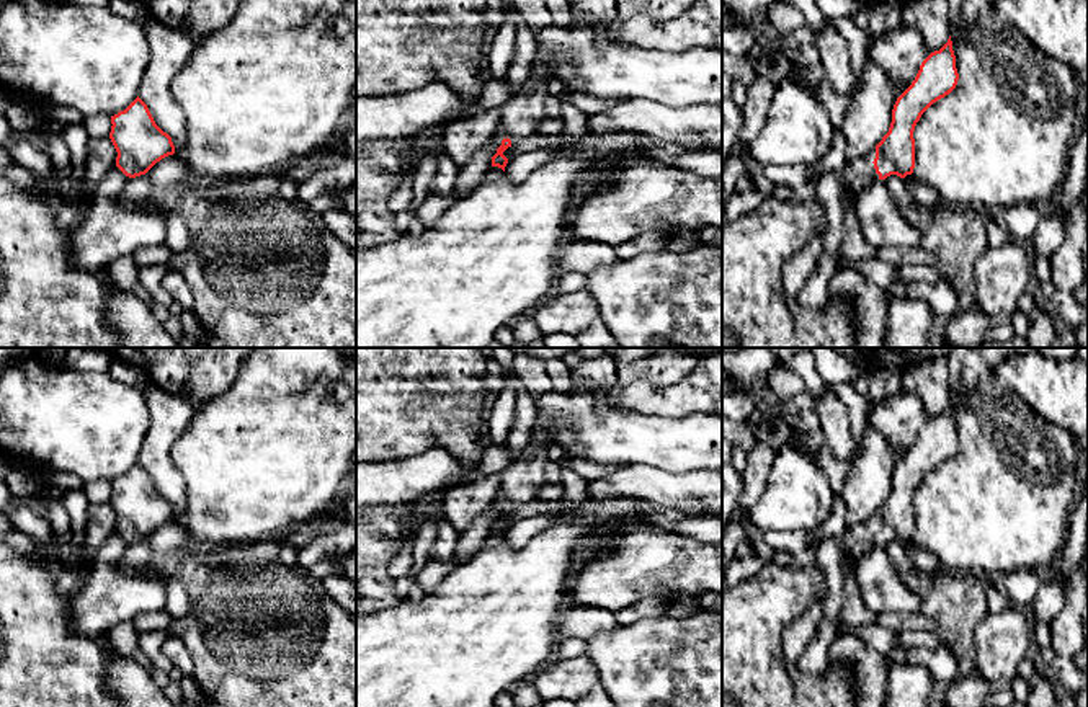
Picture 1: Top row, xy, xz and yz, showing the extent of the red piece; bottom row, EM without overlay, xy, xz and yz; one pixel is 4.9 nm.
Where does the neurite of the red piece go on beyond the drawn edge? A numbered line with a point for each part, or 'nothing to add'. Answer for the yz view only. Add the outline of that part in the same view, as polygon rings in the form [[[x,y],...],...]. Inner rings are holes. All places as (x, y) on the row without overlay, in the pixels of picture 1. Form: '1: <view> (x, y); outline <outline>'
1: yz (856, 539); outline [[[876,513],[871,514],[866,521],[861,521],[854,526],[848,526],[841,536],[843,542],[843,565],[856,563],[867,550],[879,545],[879,540],[874,534]]]

